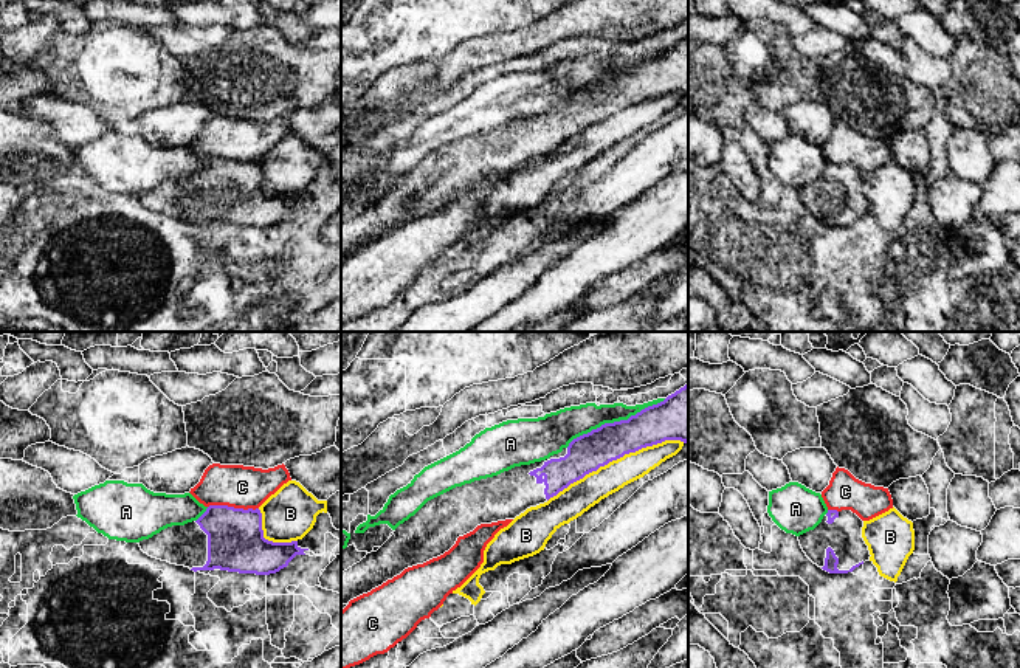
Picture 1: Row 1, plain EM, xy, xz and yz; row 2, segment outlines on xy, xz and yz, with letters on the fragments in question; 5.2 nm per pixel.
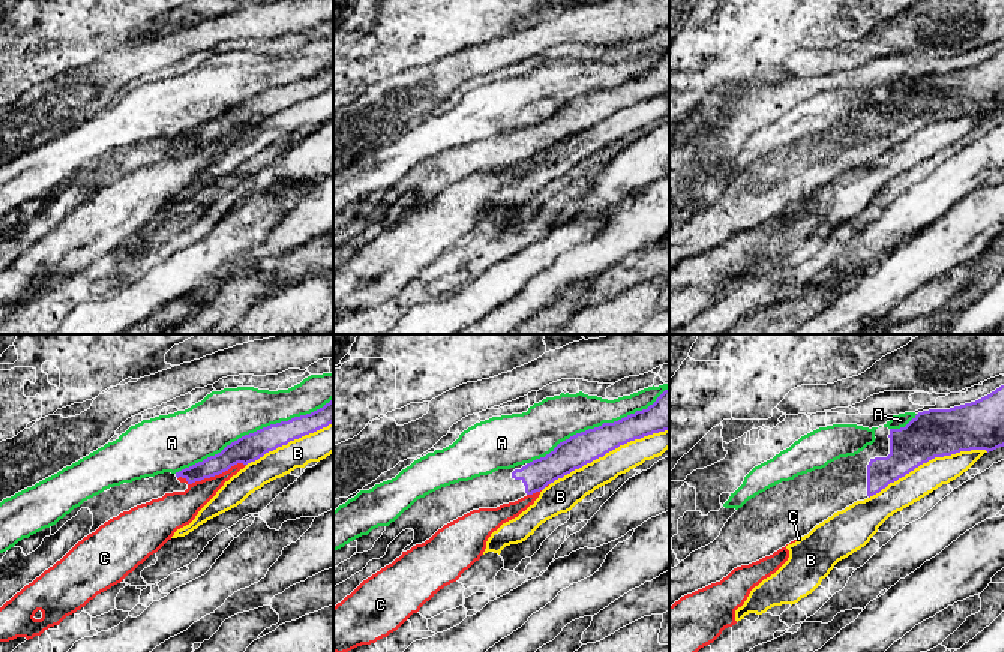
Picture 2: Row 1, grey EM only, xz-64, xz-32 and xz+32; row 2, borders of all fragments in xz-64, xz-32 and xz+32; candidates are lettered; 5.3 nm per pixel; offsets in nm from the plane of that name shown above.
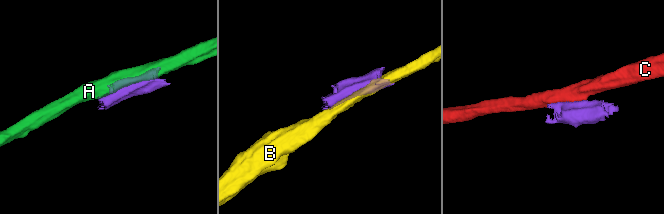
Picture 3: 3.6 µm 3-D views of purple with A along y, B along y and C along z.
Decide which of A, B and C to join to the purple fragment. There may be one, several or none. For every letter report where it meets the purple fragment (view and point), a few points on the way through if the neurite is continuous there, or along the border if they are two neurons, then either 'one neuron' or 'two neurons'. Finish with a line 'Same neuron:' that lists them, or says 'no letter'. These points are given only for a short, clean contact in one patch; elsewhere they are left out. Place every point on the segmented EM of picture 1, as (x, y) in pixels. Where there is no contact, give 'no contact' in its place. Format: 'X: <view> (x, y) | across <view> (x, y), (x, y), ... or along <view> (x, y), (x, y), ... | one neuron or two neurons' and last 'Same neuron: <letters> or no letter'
A: xz (616, 422) | two neurons
B: xz (616, 459) | two neurons
C: xy (233, 507) | two neurons
Same neuron: no letter

